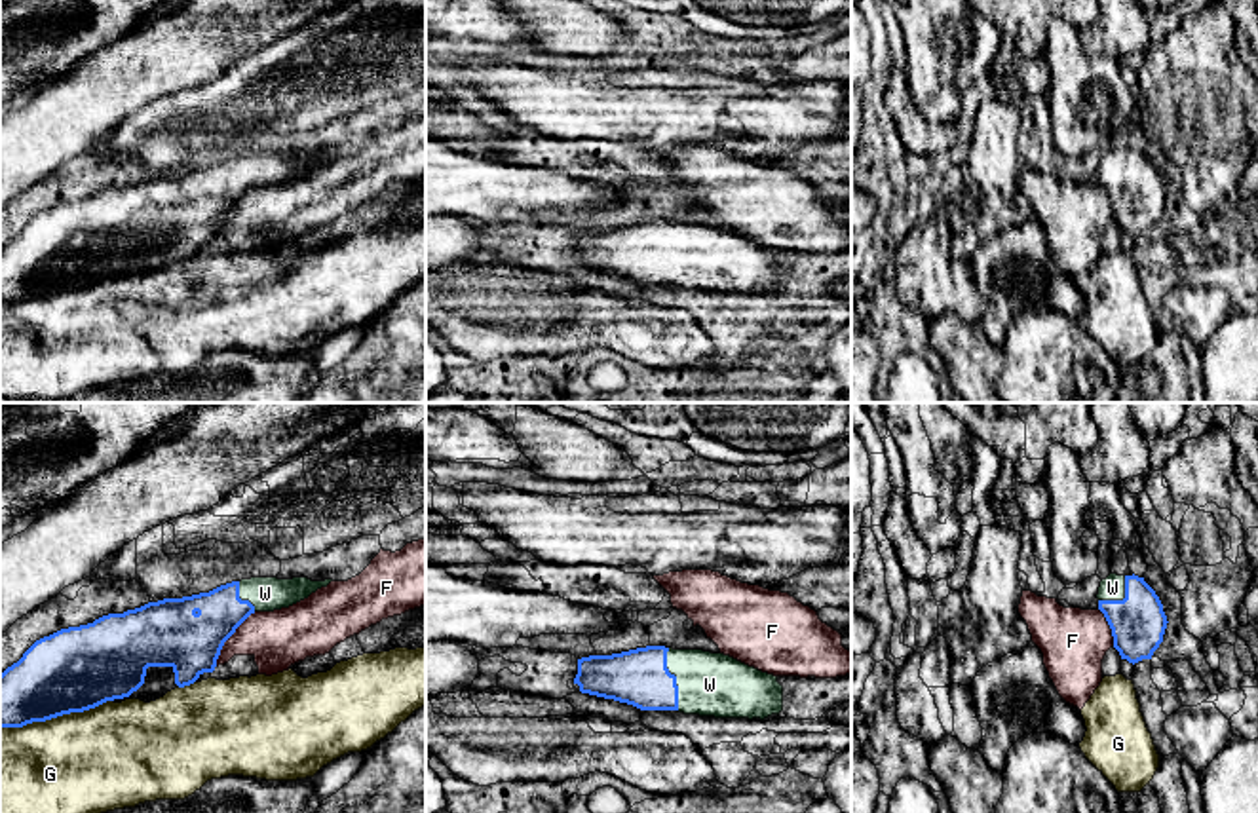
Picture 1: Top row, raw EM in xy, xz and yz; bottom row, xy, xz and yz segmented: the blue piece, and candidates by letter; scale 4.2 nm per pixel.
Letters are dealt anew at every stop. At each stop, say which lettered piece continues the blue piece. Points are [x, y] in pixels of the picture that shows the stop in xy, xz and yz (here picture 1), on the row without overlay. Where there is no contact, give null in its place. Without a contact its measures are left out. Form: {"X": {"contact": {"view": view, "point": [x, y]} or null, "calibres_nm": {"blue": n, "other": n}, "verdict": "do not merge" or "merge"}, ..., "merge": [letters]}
{"F": {"contact": {"view": "xy", "point": [228, 211]}, "calibres_nm": {"blue": 280, "other": 240}, "verdict": "do not merge"}, "G": {"contact": {"view": "xy", "point": [56, 291]}, "calibres_nm": {"blue": 360, "other": 460}, "verdict": "do not merge"}, "W": {"contact": {"view": "xz", "point": [675, 253]}, "calibres_nm": {"blue": 240, "other": 280}, "verdict": "merge"}, "merge": ["W"]}

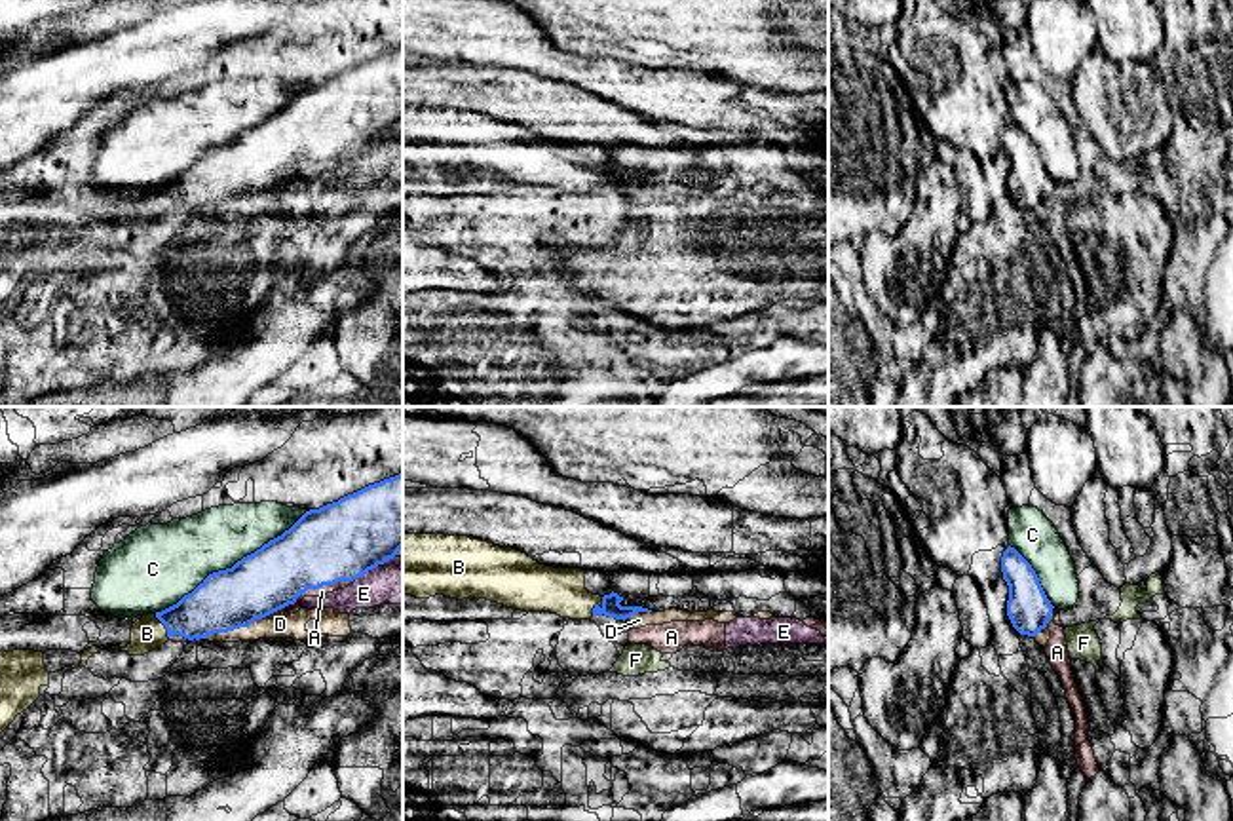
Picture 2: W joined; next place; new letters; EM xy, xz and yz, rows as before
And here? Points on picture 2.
{"A": {"contact": {"view": "xy", "point": [318, 162]}, "calibres_nm": {"blue": 340, "other": 50}, "verdict": "do not merge"}, "B": {"contact": {"view": "xz", "point": [597, 179]}, "calibres_nm": {"blue": 80, "other": 200}, "verdict": "merge"}, "C": {"contact": {"view": "xy", "point": [232, 141]}, "calibres_nm": {"blue": 280, "other": 300}, "verdict": "do not merge"}, "D": {"contact": {"view": "xy", "point": [244, 200]}, "calibres_nm": {"blue": 280, "other": 120}, "verdict": "do not merge"}, "E": {"contact": {"view": "xy", "point": [365, 147]}, "calibres_nm": {"blue": 340, "other": 200}, "verdict": "do not merge"}, "F": {"contact": {"view": "xz", "point": [622, 192]}, "calibres_nm": {"blue": 80, "other": 50}, "verdict": "do not merge"}, "merge": ["B"]}

